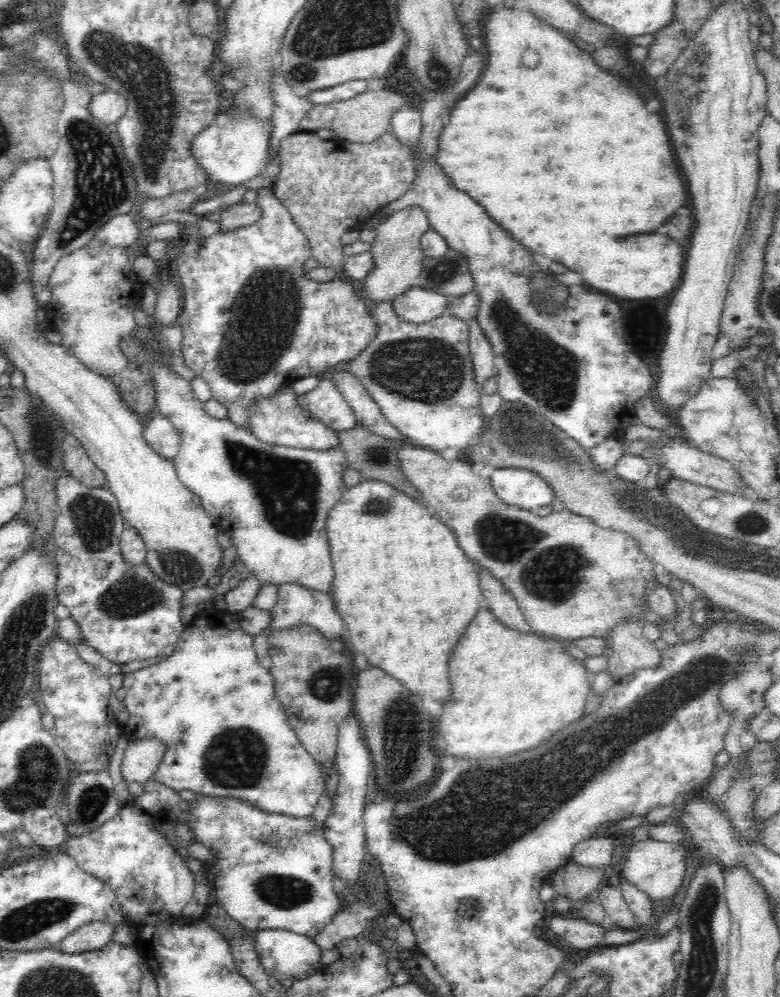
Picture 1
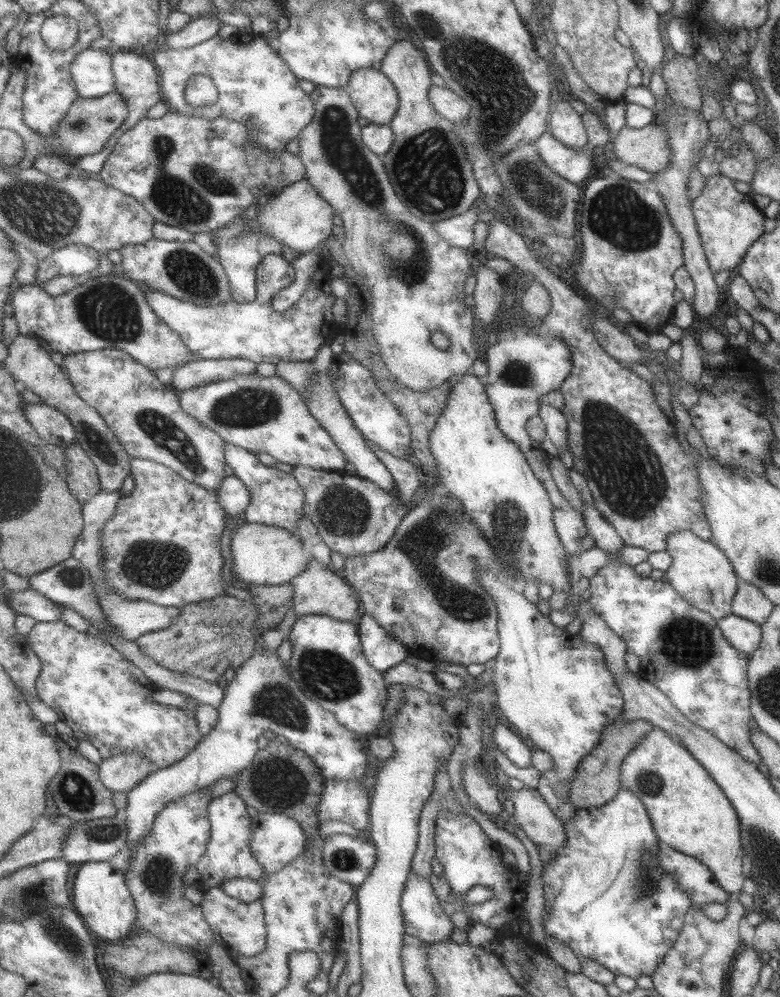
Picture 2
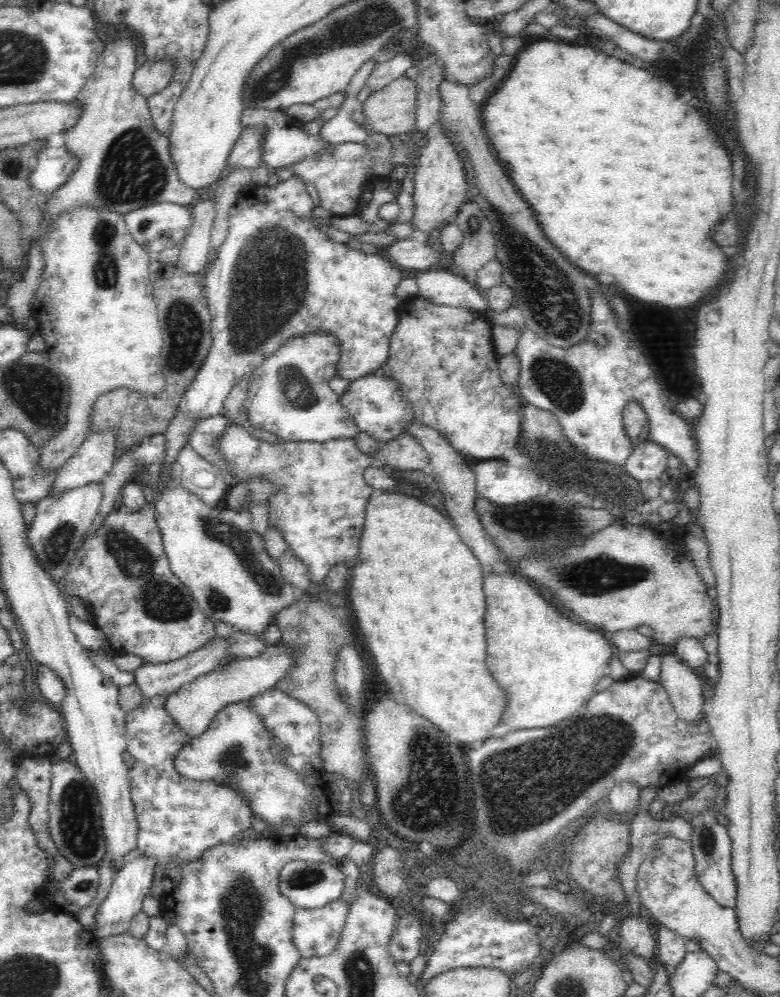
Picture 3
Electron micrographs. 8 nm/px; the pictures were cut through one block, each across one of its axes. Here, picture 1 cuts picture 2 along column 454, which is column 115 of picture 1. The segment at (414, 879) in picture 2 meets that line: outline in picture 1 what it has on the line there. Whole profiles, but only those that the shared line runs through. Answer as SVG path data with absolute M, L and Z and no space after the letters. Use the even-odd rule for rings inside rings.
M108 919L95 920L73 930L63 941L60 947L66 953L101 949L108 942L112 942L112 934L118 924Z

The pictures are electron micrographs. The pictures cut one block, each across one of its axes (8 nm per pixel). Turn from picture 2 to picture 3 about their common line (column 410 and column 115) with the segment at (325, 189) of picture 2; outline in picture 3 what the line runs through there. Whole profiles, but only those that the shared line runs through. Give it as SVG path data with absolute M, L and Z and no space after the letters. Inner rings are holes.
M82 206L70 207L70 210L64 210L56 216L51 225L51 229L41 240L40 254L42 263L42 272L40 272L40 282L38 282L32 299L32 313L40 321L39 334L44 338L46 343L45 355L50 362L68 379L69 384L69 403L65 408L65 423L60 430L53 434L50 440L42 442L42 456L40 456L40 465L42 467L52 467L52 469L60 468L79 448L80 443L85 439L88 431L93 428L92 414L94 414L94 406L96 400L105 392L120 387L138 389L138 391L146 391L154 396L163 389L165 379L163 378L162 368L159 365L159 354L162 352L163 334L157 315L156 303L151 282L151 274L149 273L149 257L144 248L134 239L131 232L128 231L125 222L125 214L117 212L113 208L106 206Z

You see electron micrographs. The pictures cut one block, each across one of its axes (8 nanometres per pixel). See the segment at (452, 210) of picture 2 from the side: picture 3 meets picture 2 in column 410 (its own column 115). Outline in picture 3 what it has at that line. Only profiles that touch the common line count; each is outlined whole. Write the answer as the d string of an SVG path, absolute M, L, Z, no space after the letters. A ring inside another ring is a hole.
M122 30L116 42L106 45L104 52L98 57L94 74L76 96L76 99L82 103L84 112L82 112L82 118L78 120L78 124L74 128L70 128L64 136L68 149L80 157L80 166L60 190L53 192L43 215L47 220L54 222L60 212L70 210L70 207L82 206L82 204L94 206L94 202L96 204L102 202L108 208L126 214L130 210L136 210L136 208L142 208L142 206L148 206L154 202L174 202L191 207L194 200L203 195L199 190L180 182L173 169L167 136L154 125L154 117L152 117L150 105L148 105L149 97L140 93L132 83L134 72L138 68L138 64L136 64L138 48L140 48L140 42L136 37L136 31Z

